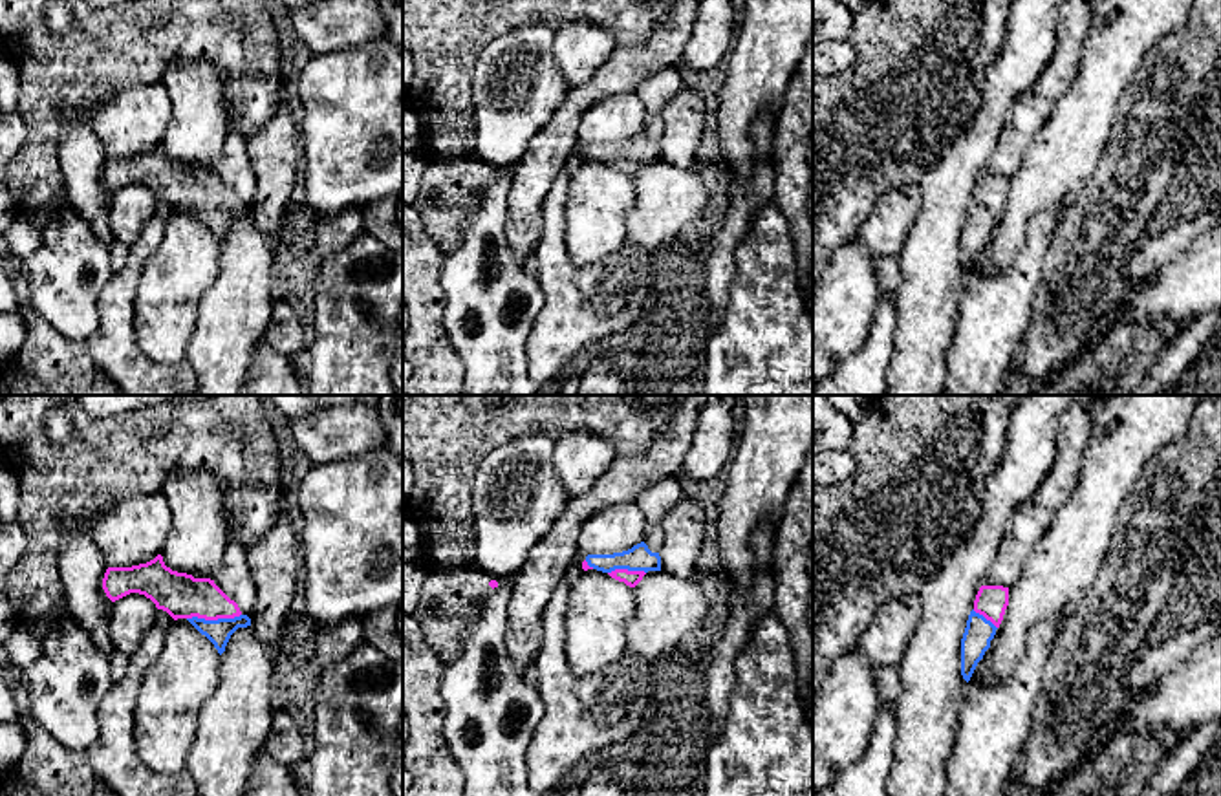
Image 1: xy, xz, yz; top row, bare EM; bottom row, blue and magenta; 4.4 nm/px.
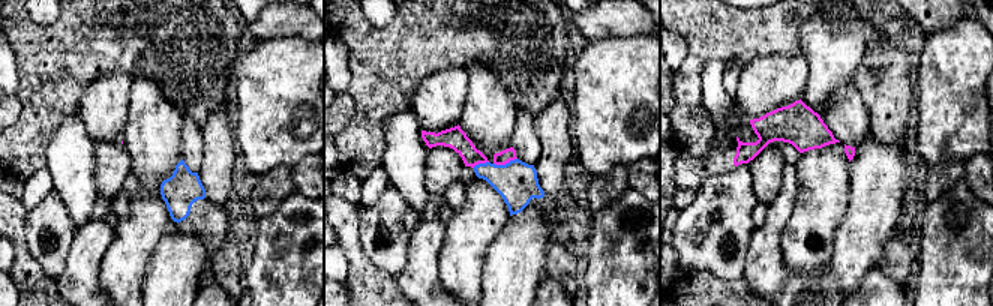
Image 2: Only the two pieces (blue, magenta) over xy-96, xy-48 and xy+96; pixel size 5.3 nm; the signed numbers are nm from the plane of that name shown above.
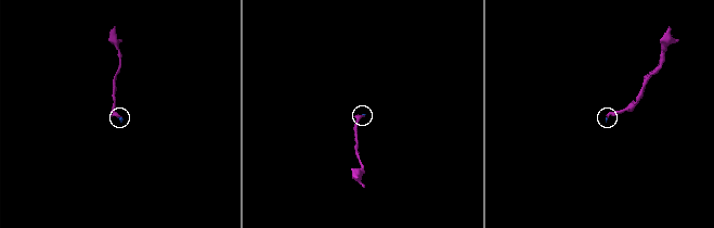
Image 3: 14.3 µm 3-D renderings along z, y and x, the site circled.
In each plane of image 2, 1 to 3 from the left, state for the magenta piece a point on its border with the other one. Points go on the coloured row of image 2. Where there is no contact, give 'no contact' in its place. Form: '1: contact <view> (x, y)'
1: no contact
2: contact xy-48 (506, 164)
3: no contact

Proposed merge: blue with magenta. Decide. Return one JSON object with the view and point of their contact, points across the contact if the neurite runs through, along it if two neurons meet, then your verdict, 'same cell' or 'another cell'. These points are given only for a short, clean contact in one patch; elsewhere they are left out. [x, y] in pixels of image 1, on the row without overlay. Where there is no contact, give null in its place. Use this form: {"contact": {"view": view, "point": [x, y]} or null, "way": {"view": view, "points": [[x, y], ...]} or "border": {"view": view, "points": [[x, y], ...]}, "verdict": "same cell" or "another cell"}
{"contact": {"view": "xy", "point": [213, 211]}, "way": {"view": "xy", "points": [[218, 222], [213, 211], [189, 187], [182, 185]]}, "verdict": "same cell"}

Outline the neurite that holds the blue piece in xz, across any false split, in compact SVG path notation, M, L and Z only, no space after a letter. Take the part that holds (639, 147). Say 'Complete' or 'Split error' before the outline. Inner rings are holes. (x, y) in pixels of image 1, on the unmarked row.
Split error. M644 132L613 145L588 145L582 159L597 159L611 168L635 177L648 161L661 161L659 143L652 143Z

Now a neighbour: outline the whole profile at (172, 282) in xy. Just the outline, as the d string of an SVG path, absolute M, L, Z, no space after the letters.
M187 209L165 221L157 253L146 262L135 296L141 351L165 366L187 360L198 306L220 271L222 245Z

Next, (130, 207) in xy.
M130 183L110 196L110 227L113 240L132 245L145 223L156 216L156 194L139 183Z

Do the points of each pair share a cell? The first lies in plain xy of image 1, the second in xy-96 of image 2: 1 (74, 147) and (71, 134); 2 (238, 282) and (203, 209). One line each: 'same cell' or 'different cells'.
1: same cell
2: different cells

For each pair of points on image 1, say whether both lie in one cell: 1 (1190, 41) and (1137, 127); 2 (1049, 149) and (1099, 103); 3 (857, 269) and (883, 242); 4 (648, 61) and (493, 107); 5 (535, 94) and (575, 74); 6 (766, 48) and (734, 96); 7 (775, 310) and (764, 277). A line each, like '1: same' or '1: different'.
1: same
2: same
3: different
4: different
5: different
6: same
7: same

